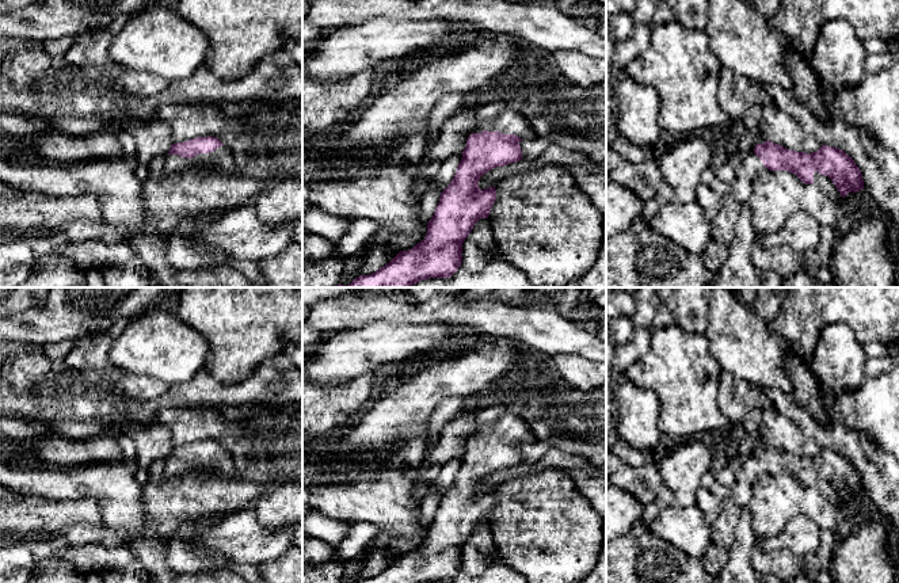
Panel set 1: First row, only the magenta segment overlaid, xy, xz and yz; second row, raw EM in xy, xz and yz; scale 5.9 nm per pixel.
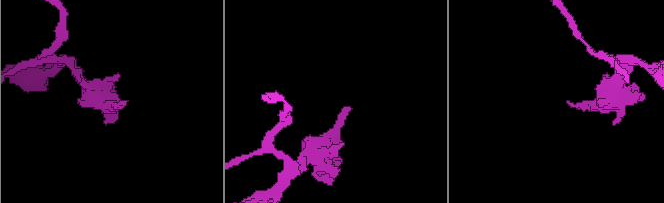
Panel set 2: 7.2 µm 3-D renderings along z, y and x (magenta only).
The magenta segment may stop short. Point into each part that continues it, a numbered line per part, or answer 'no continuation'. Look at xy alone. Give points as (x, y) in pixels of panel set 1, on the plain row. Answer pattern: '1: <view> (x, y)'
1: xy (221, 463)

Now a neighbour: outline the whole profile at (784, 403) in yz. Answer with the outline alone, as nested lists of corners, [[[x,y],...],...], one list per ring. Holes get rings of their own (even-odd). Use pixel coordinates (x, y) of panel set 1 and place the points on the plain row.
[[[761,388],[772,405],[795,420],[820,449],[839,451],[854,464],[876,511],[899,530],[899,461],[876,447],[865,433],[846,426],[837,414],[831,412],[827,423],[820,424],[796,403],[792,393]]]

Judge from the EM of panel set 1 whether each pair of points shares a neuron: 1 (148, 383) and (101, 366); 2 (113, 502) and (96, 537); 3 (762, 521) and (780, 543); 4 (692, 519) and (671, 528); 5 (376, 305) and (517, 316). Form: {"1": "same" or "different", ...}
{"1": "same", "2": "different", "3": "different", "4": "same", "5": "same"}

